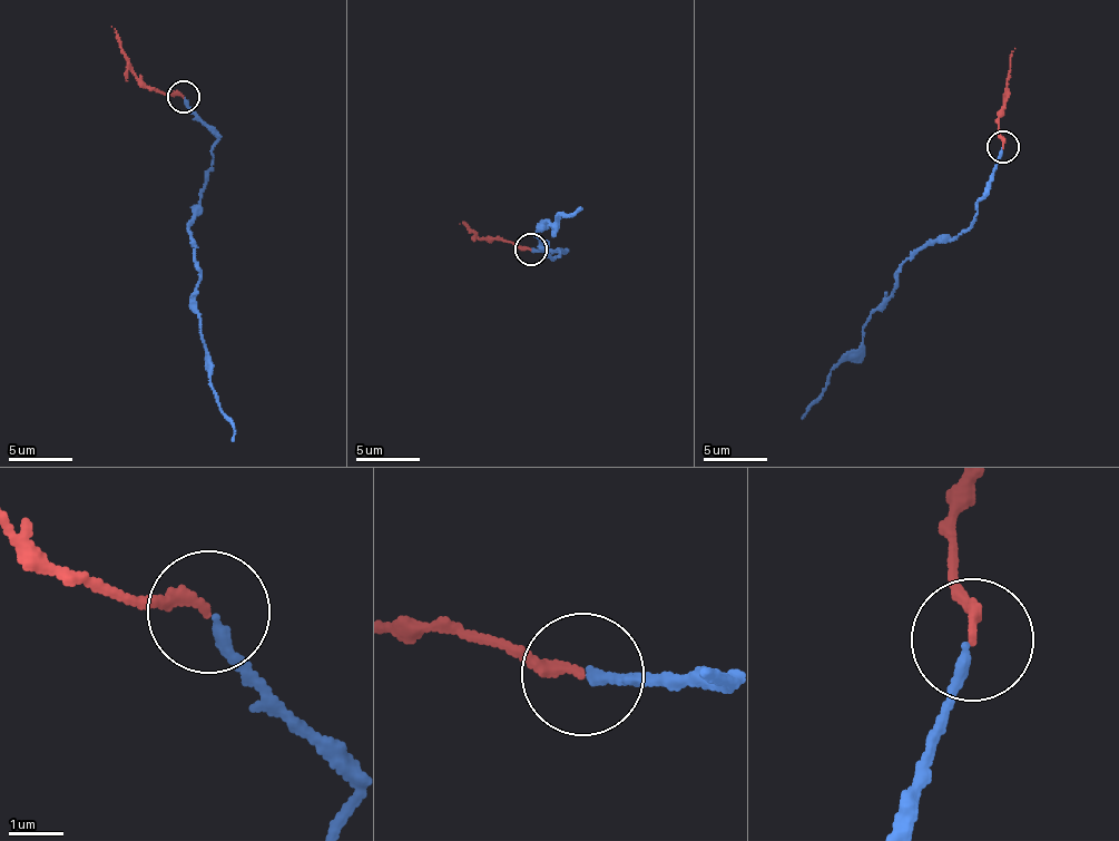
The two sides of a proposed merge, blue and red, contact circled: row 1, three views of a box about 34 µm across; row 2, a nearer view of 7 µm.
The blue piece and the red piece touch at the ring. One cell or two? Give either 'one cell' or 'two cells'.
one cell

